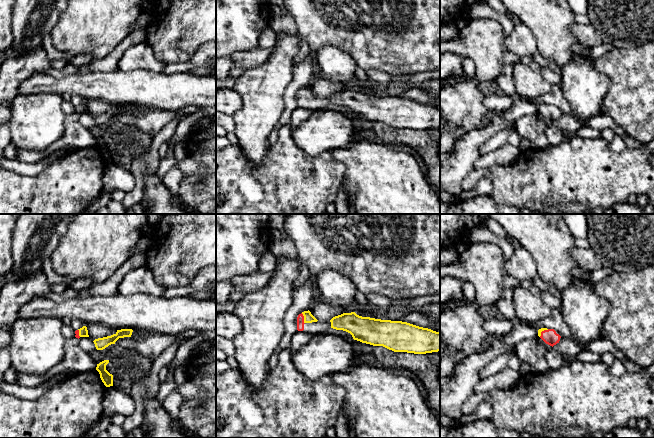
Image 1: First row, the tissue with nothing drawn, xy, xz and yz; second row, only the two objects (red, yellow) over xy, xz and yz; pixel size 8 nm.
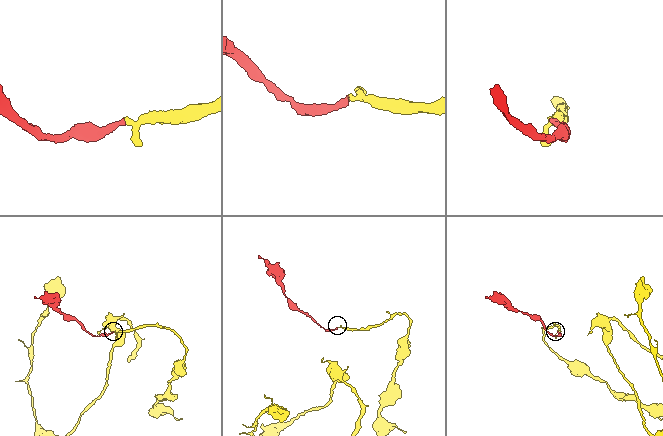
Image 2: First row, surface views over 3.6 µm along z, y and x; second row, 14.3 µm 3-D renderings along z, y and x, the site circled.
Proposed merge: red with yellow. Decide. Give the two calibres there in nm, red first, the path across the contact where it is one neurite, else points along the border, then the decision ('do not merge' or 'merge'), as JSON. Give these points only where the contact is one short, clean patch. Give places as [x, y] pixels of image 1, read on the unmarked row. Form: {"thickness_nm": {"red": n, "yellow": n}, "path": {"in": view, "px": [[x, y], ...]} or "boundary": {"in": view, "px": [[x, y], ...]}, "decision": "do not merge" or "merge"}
{"thickness_nm": {"red": 60, "yellow": 80}, "path": {"in": "xz", "px": [[300, 95], [303, 94], [308, 93]]}, "decision": "merge"}

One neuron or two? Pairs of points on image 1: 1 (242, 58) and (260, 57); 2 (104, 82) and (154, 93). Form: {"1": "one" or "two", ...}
{"1": "one", "2": "one"}

